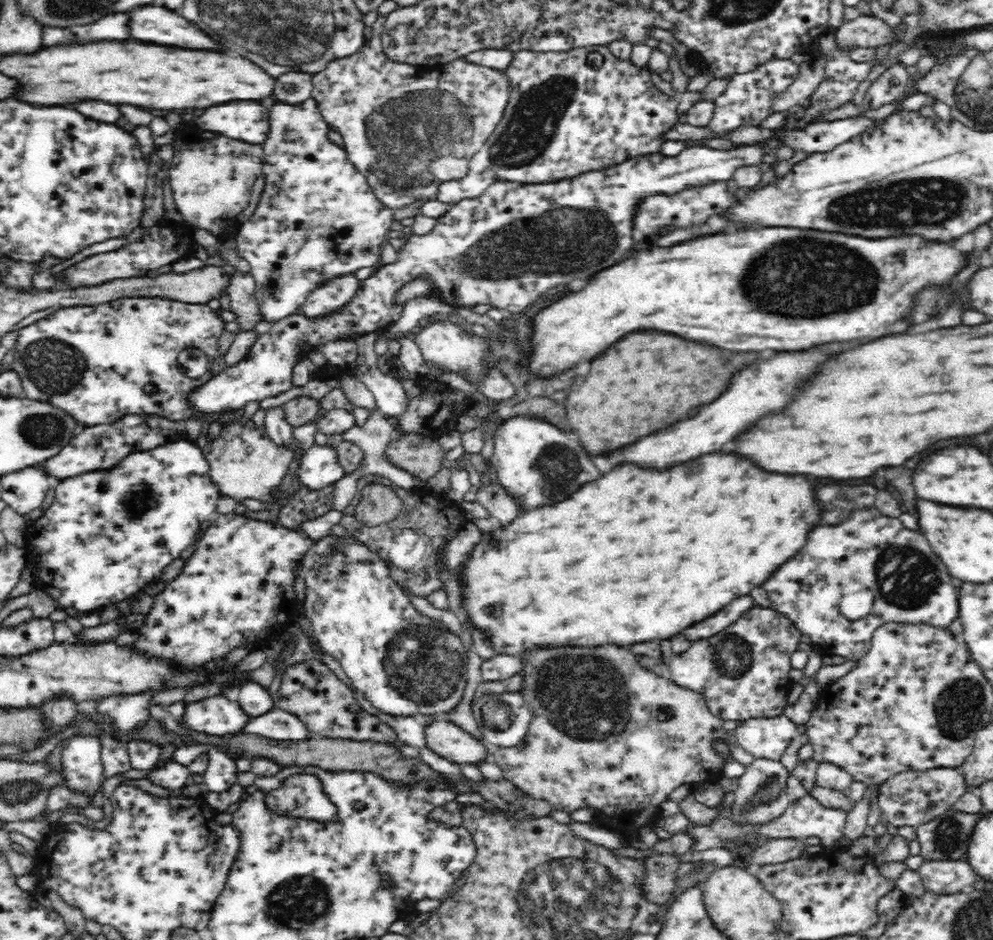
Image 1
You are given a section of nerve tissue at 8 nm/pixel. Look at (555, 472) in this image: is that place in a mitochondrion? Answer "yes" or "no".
yes

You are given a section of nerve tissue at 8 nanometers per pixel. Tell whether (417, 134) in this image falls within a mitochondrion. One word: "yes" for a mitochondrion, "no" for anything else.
yes

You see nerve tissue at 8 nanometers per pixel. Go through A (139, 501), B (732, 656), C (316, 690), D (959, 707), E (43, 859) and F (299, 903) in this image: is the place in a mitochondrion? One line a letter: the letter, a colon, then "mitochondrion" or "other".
A: mitochondrion
B: mitochondrion
C: other
D: mitochondrion
E: other
F: mitochondrion

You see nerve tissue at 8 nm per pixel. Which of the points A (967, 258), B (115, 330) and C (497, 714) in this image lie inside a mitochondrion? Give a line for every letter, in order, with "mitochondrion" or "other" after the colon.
A: other
B: other
C: mitochondrion

